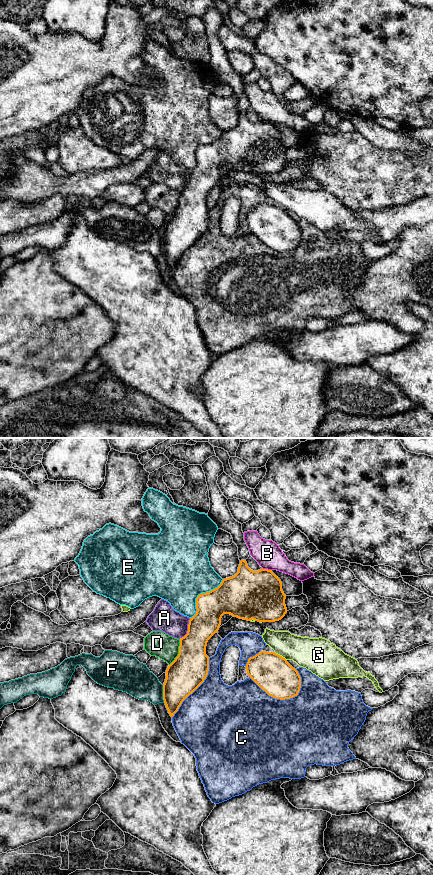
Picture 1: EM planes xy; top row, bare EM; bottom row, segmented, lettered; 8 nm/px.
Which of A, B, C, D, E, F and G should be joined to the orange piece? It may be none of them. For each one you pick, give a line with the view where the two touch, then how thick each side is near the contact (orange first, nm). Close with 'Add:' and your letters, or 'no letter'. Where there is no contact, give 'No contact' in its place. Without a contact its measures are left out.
Add: no letter

